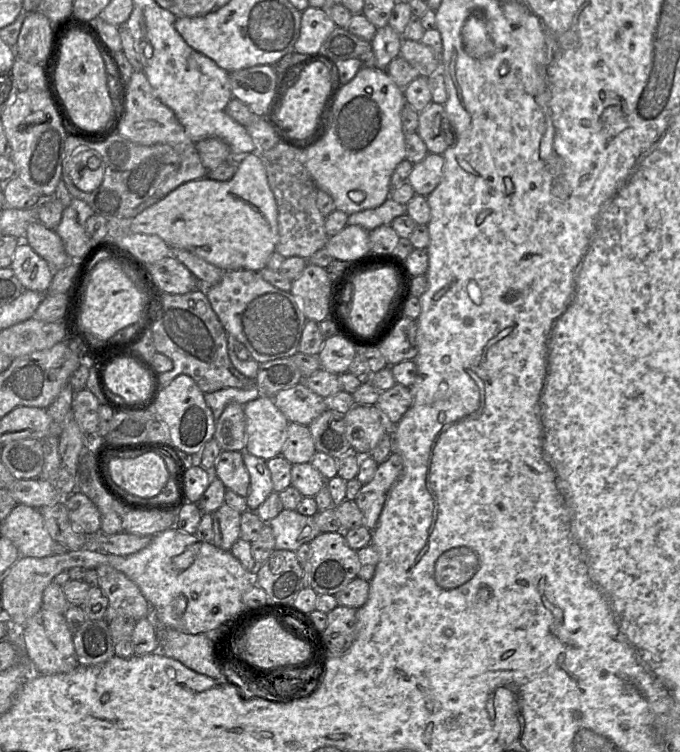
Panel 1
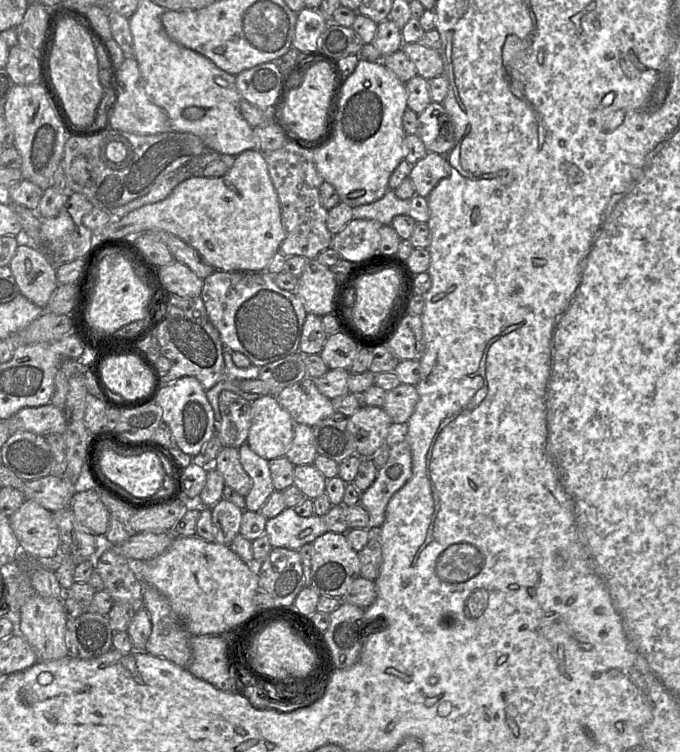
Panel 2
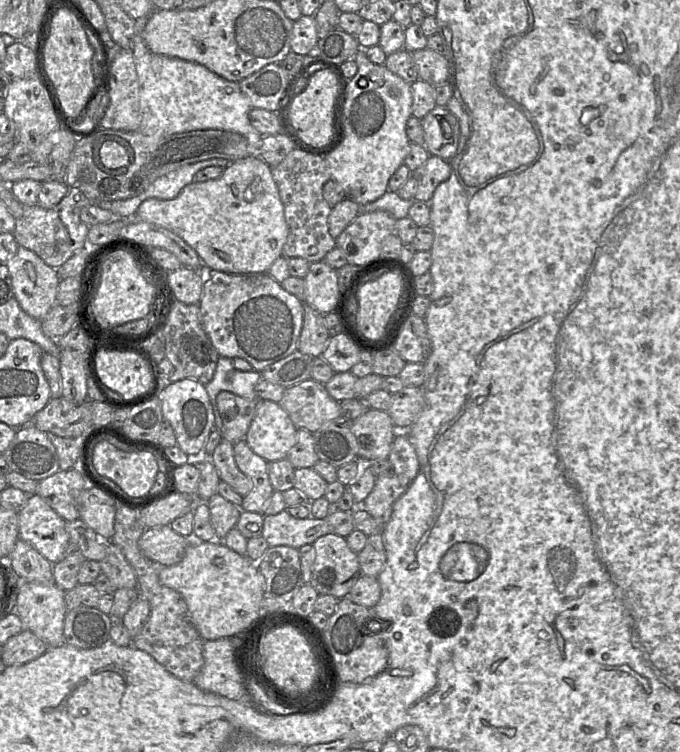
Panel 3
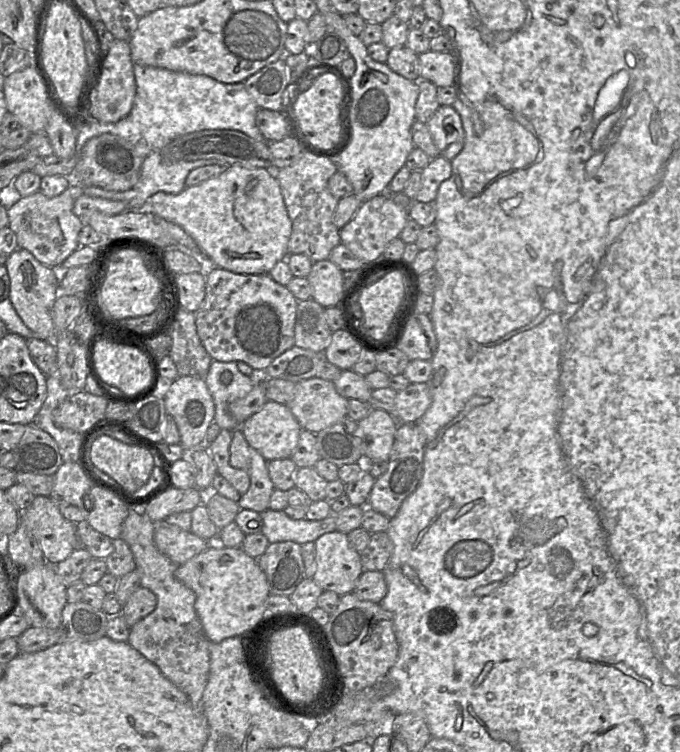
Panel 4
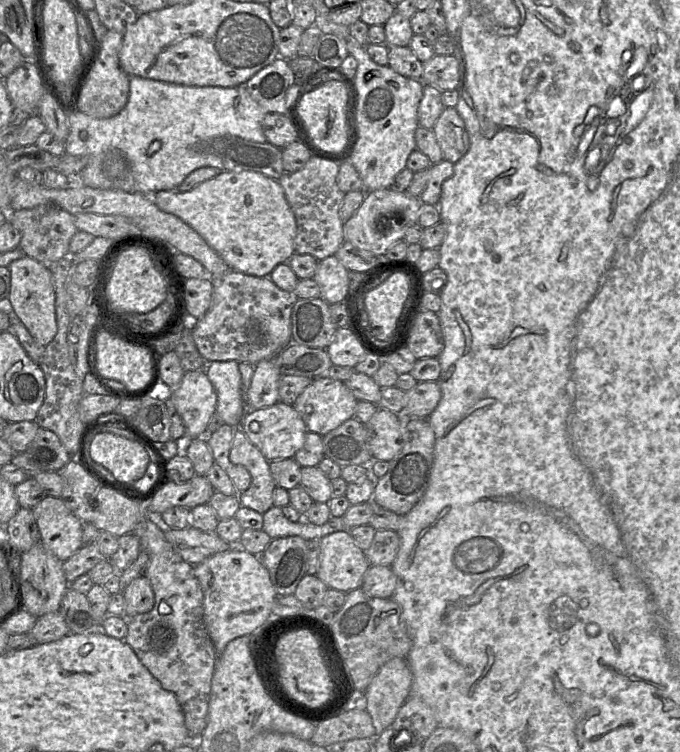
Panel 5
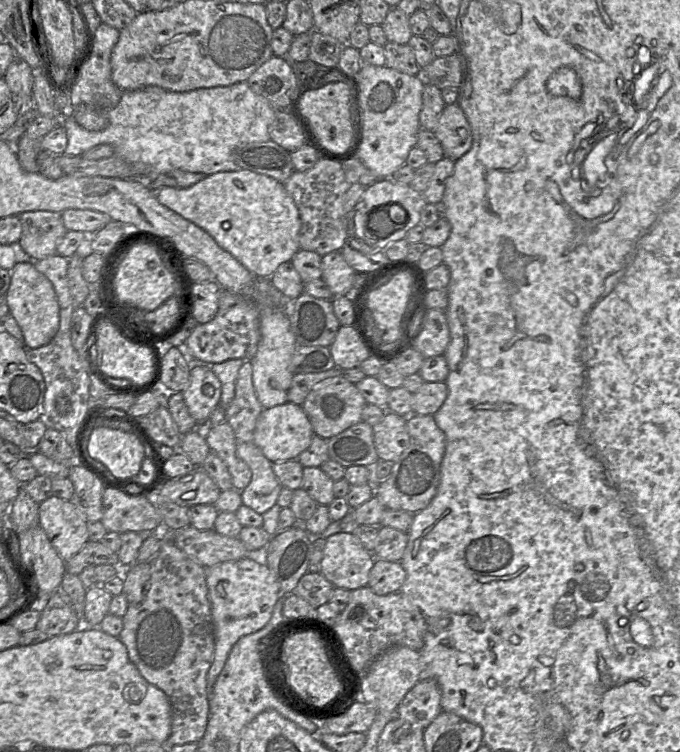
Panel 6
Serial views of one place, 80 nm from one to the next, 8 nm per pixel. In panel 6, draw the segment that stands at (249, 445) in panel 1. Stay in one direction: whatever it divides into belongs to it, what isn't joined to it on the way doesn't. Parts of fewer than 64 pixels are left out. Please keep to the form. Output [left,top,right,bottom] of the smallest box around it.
[253,402,313,463]

